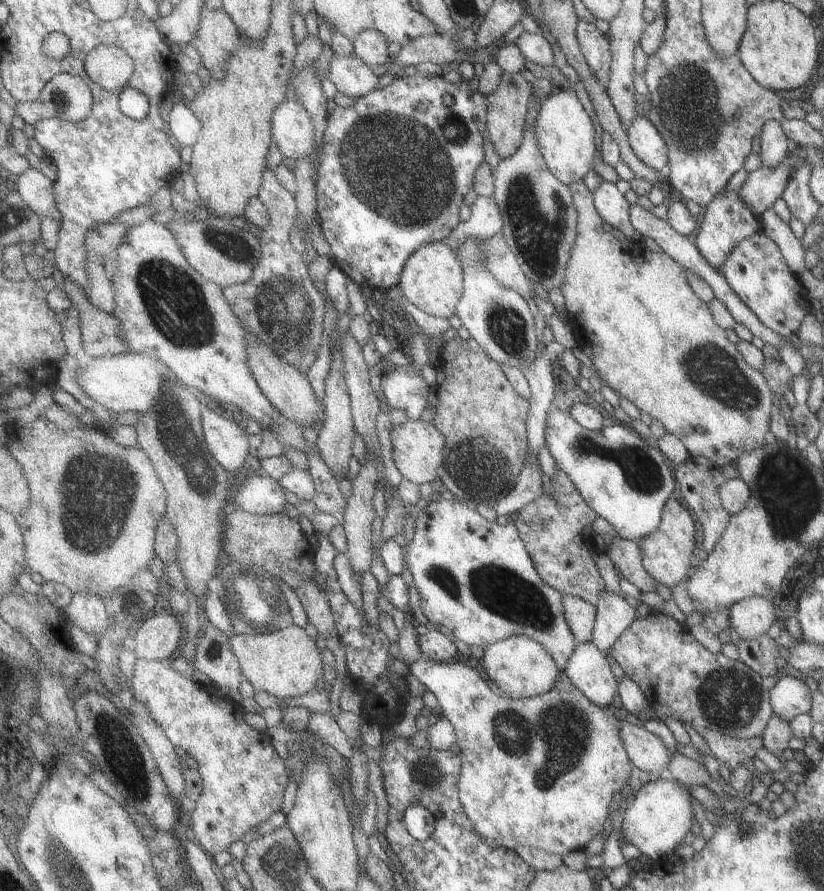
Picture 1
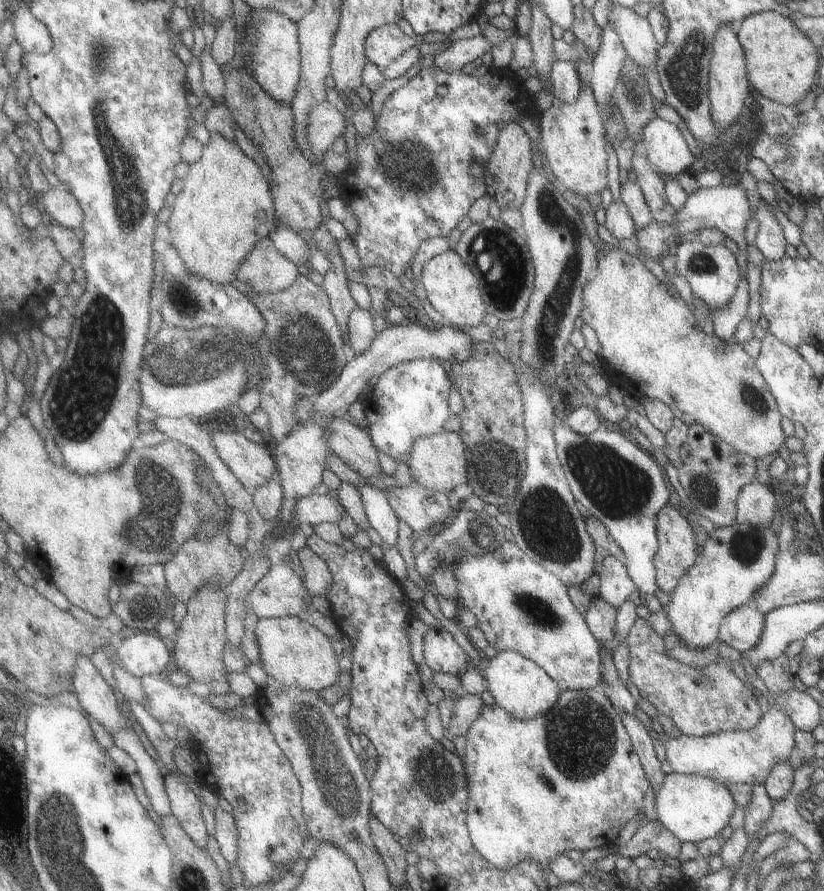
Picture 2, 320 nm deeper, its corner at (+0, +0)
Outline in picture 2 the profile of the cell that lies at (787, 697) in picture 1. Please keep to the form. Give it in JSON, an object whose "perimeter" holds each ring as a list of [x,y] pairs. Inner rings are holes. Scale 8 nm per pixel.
{"perimeter":[[[769,705],[755,726],[749,730],[724,732],[713,736],[689,737],[678,735],[675,738],[662,737],[665,748],[665,761],[673,773],[700,775],[725,783],[762,784],[771,766],[785,762],[793,749],[795,728],[789,716]]]}

